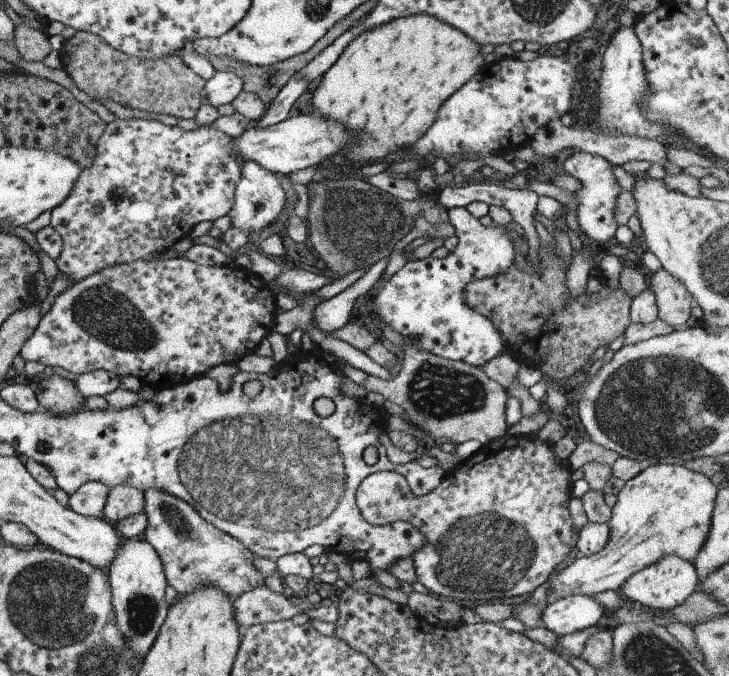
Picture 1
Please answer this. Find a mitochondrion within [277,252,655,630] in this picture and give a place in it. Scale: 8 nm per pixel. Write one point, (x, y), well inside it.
(479, 554)

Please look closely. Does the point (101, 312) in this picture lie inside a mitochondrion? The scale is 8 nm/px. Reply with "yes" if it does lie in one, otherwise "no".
yes

